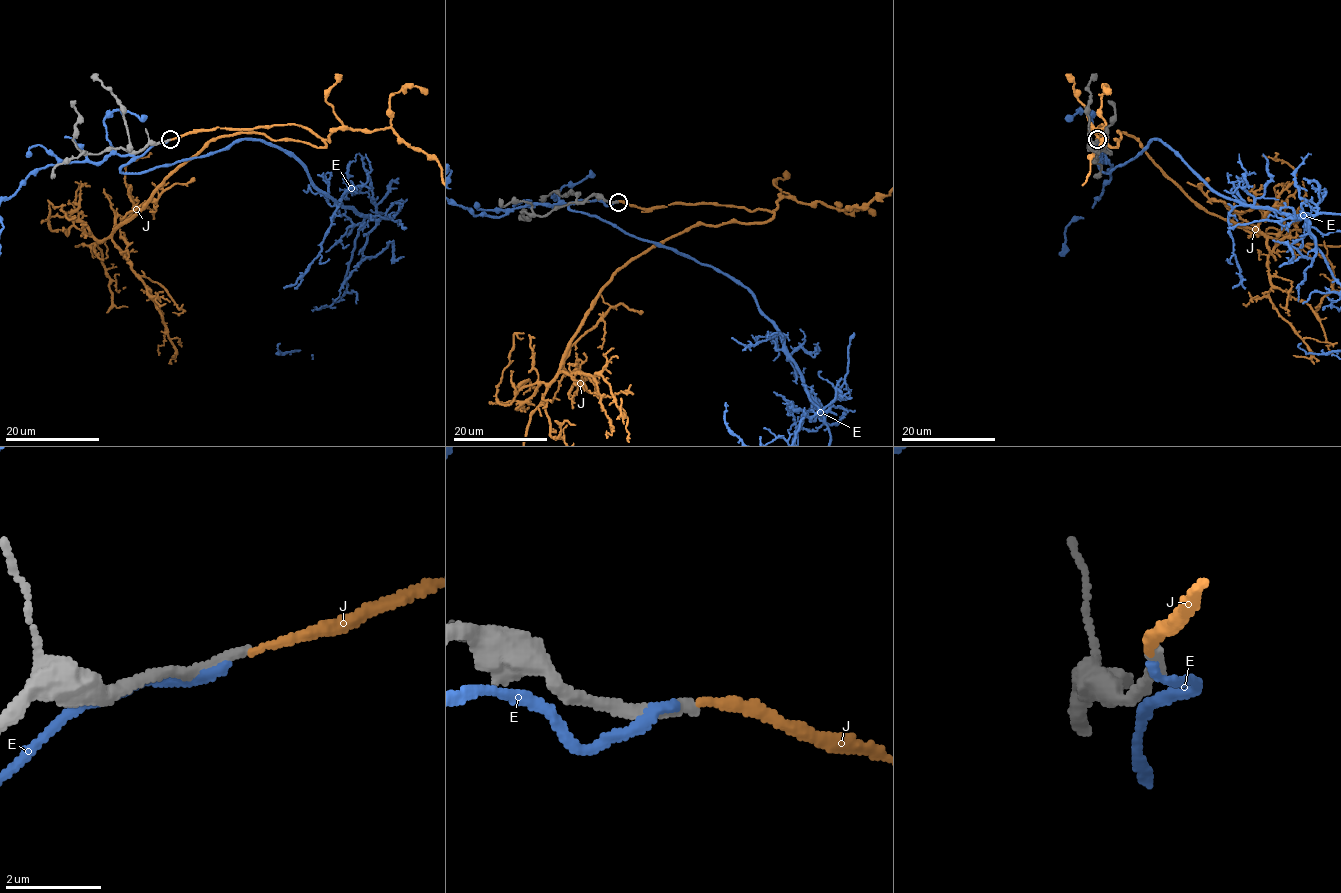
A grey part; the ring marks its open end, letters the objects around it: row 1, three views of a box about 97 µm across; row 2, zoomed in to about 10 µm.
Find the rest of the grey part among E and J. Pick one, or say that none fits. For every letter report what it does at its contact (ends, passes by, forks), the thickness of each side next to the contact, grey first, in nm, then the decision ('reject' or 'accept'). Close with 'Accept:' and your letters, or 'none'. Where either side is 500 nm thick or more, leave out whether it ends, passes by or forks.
E: it ends | 320/260 nm | reject
J: it ends | 240/170 nm | reject
Accept: none

